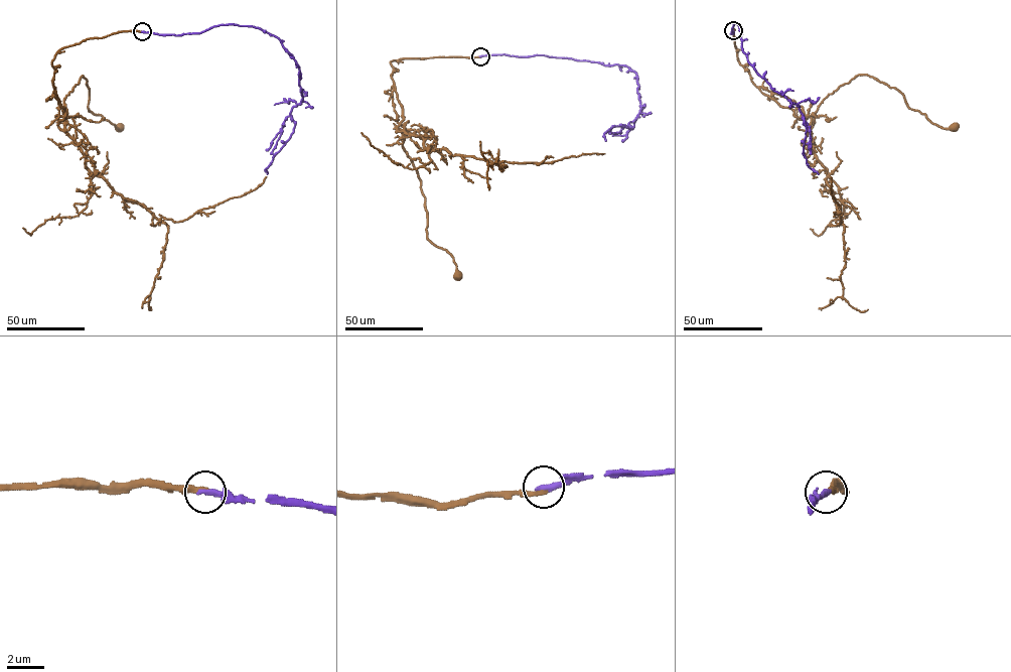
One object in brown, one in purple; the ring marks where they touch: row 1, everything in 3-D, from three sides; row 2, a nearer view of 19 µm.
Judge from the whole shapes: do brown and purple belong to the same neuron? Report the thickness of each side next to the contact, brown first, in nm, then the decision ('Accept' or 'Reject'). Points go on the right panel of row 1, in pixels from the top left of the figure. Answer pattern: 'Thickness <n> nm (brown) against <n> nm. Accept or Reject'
Thickness 320 nm (brown) against 340 nm. Accept

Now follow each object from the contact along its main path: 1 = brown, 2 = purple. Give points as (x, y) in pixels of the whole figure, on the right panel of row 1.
1: (733, 29), (751, 81), (809, 131), (822, 102), (864, 75), (936, 125), (954, 126)
2: (733, 29), (734, 22), (742, 32), (748, 62), (799, 106), (804, 154), (818, 174)

